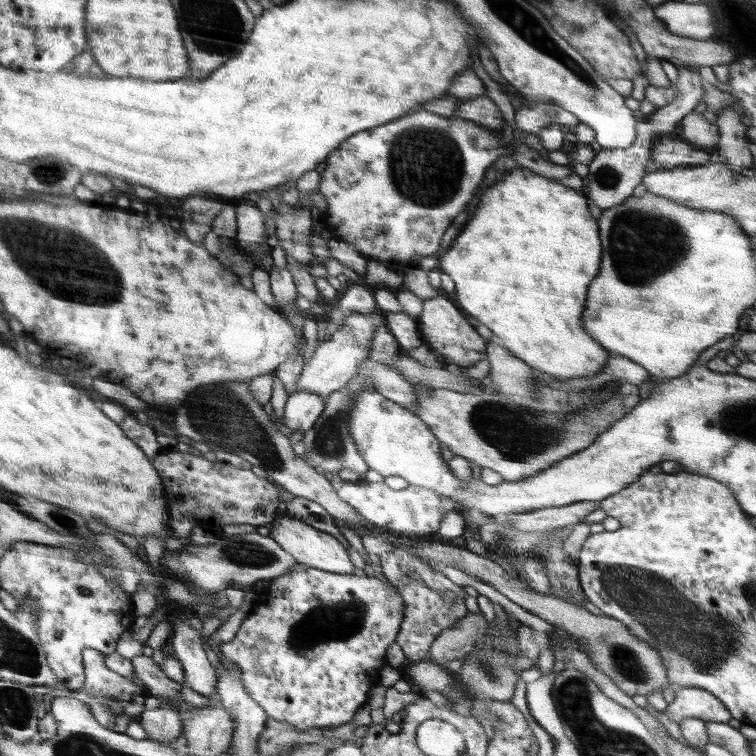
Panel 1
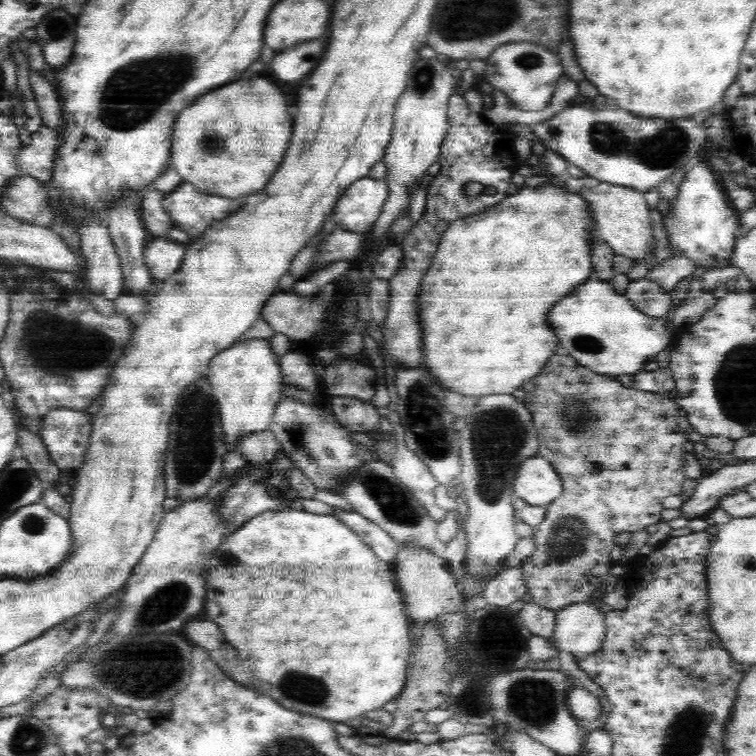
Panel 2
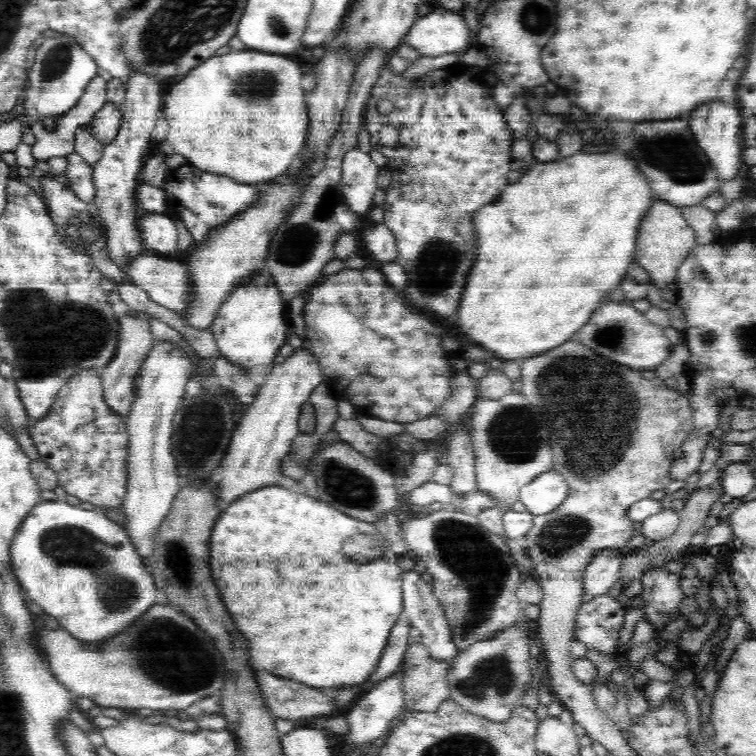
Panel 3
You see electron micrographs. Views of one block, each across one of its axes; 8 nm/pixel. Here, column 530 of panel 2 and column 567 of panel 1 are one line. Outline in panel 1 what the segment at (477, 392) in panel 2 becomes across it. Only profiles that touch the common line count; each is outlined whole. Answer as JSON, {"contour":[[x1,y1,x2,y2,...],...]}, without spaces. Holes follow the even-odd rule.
{"contour":[[517,166,511,169,510,174,504,174,504,178,490,186,482,197,480,198,480,208,476,210,474,218,470,220,470,228,464,228,454,240,450,249,439,256,439,268,442,273,446,273,455,282,455,294,453,299,455,303,468,314,471,315,475,323,482,323,492,330,495,340,499,341,502,346,506,347,516,358,523,360,526,364,534,367,542,373,551,374,554,378,560,380,568,380,571,378,594,376,600,372,608,359,612,356,603,346,600,346,593,338,590,338,584,330,582,324,582,312,585,308,584,300,586,300,586,290,588,284,596,278,600,270,600,263,602,258,602,246,599,237,599,224,597,220,592,217,586,203,587,197,554,179,549,179,538,173,534,173,526,167]]}

